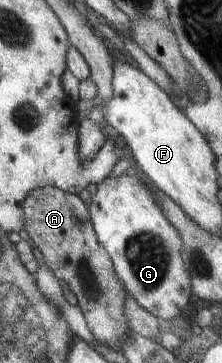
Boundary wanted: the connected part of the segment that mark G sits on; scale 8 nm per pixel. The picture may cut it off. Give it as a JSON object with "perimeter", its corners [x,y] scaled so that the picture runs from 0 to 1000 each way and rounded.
{"perimeter":[[[608,477],[473,490],[432,521],[396,565],[410,617],[446,672],[509,722],[532,771],[658,860],[788,887],[865,813],[806,639],[734,595],[707,551]]]}

